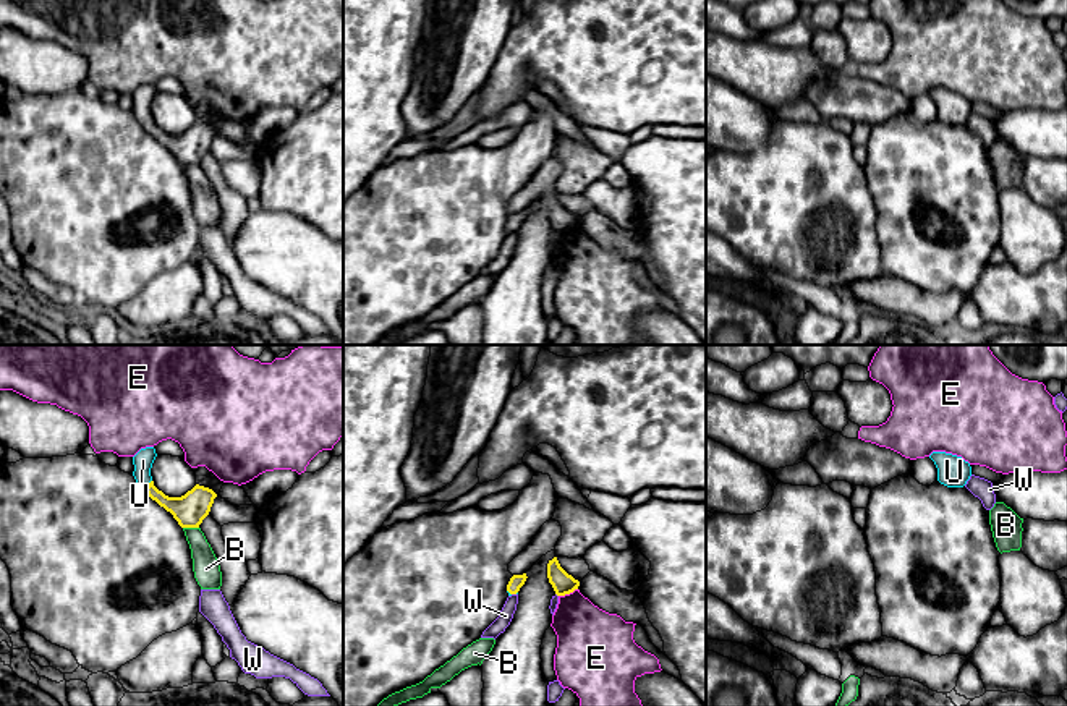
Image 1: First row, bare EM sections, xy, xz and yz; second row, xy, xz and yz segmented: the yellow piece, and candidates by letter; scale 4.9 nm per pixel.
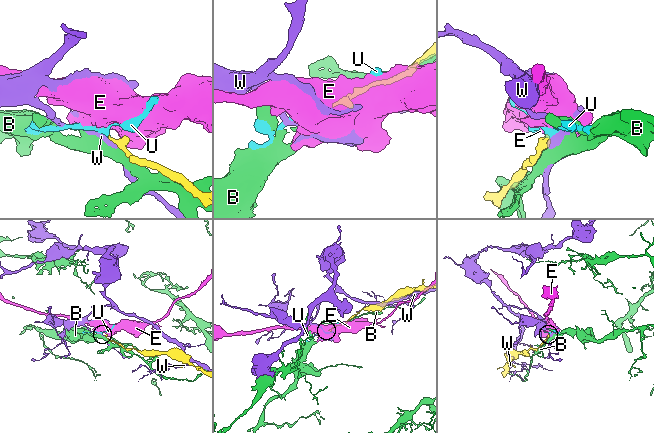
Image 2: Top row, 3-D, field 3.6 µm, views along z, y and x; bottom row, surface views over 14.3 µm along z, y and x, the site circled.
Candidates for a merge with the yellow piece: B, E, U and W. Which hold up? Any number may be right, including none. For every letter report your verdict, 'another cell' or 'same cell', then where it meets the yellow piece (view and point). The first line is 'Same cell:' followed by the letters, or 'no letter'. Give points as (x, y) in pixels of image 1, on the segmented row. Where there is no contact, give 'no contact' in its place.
Same cell: U
B: another cell; meets yellow in xy at (191, 527)
E: another cell; meets yellow in xz at (567, 593)
U: same cell; meets yellow in xy at (148, 484)
W: another cell; meets yellow in xz at (514, 593)

